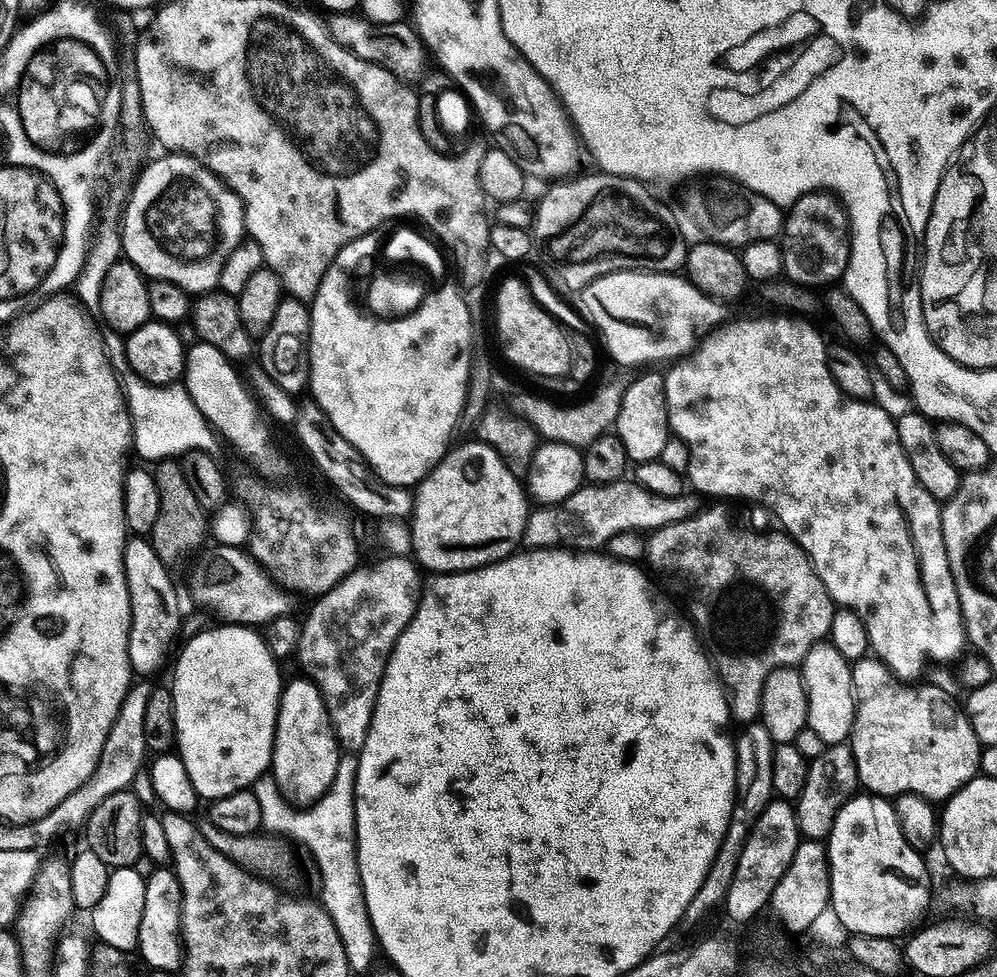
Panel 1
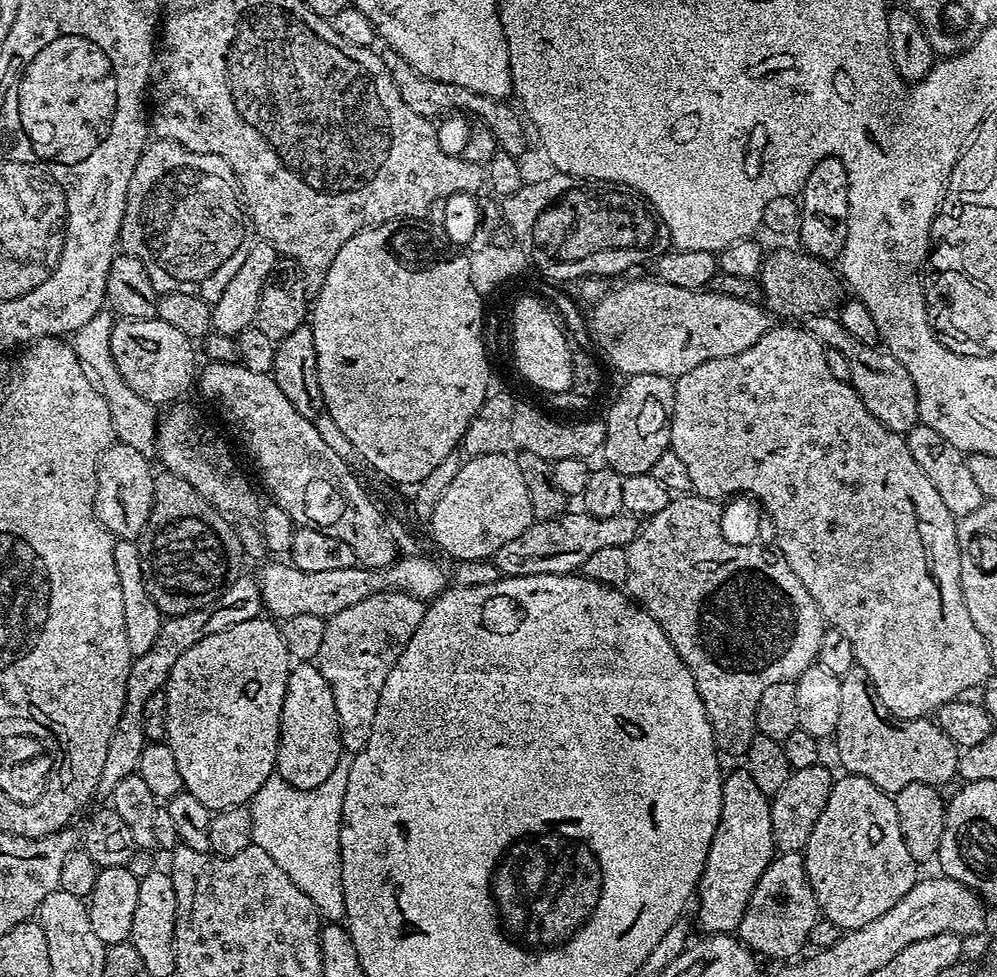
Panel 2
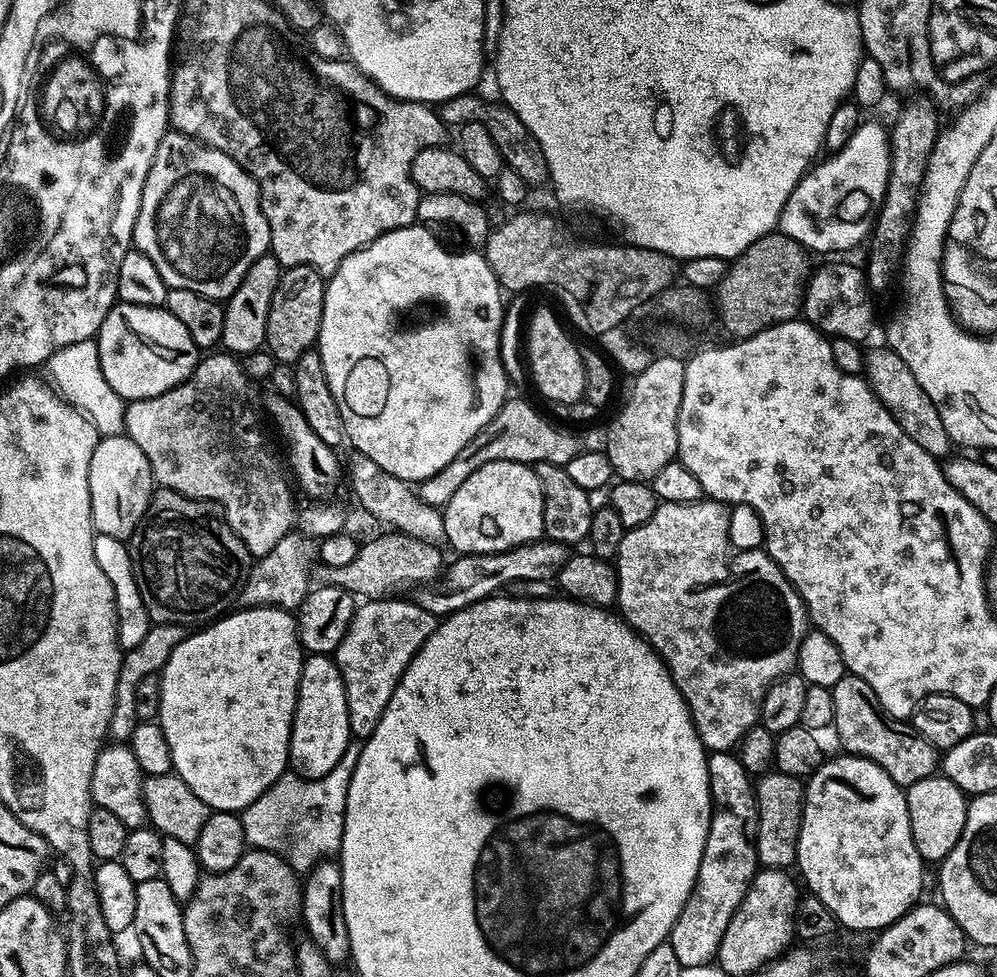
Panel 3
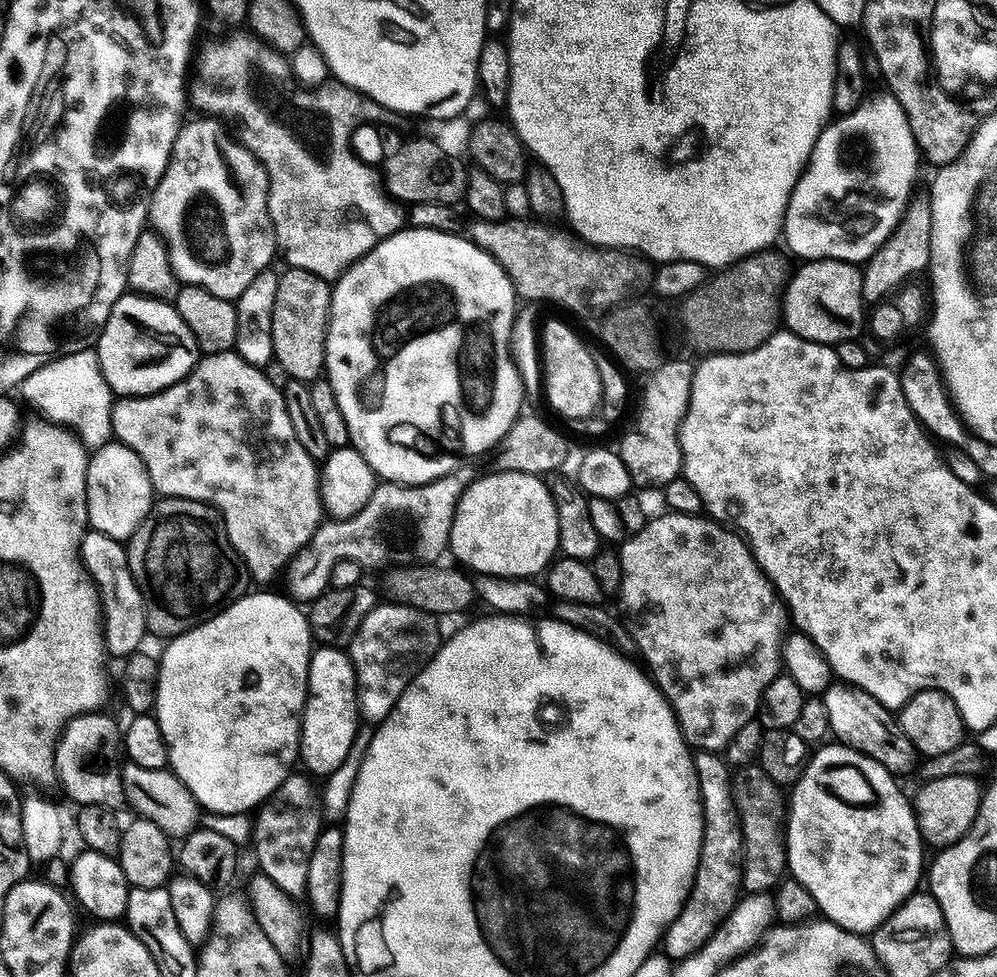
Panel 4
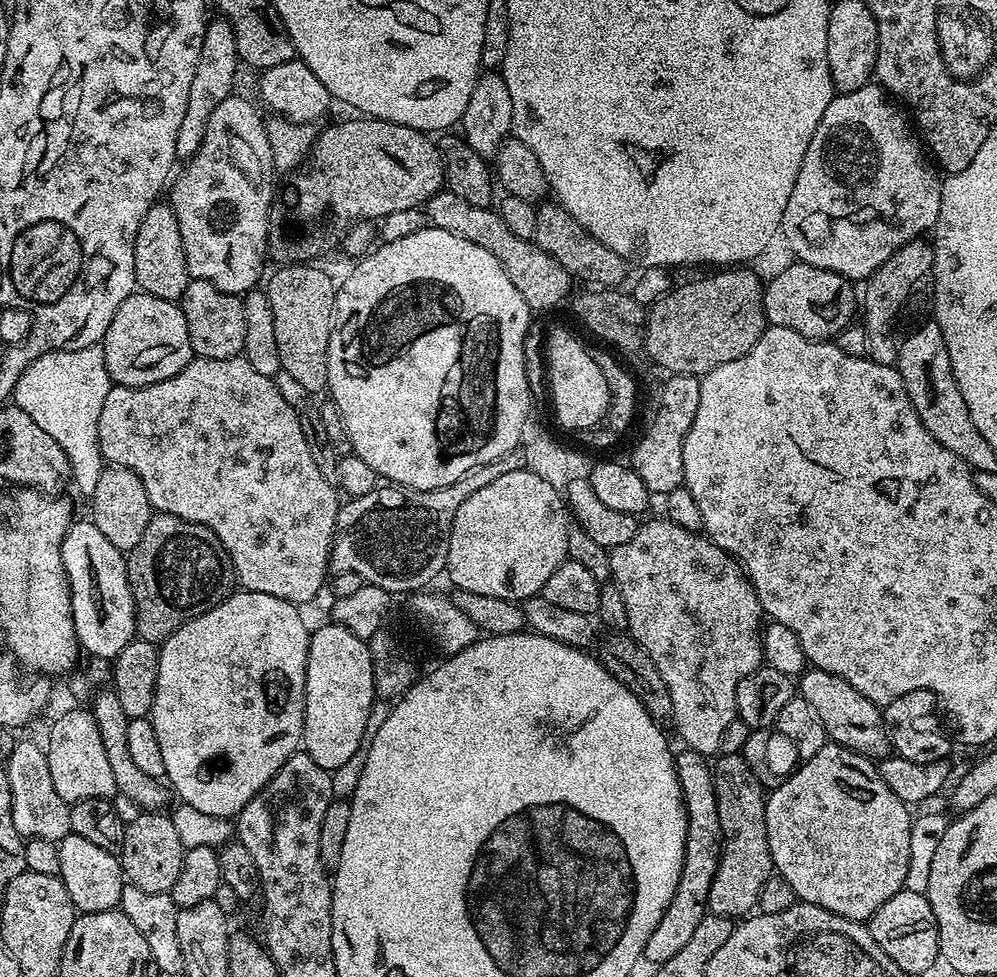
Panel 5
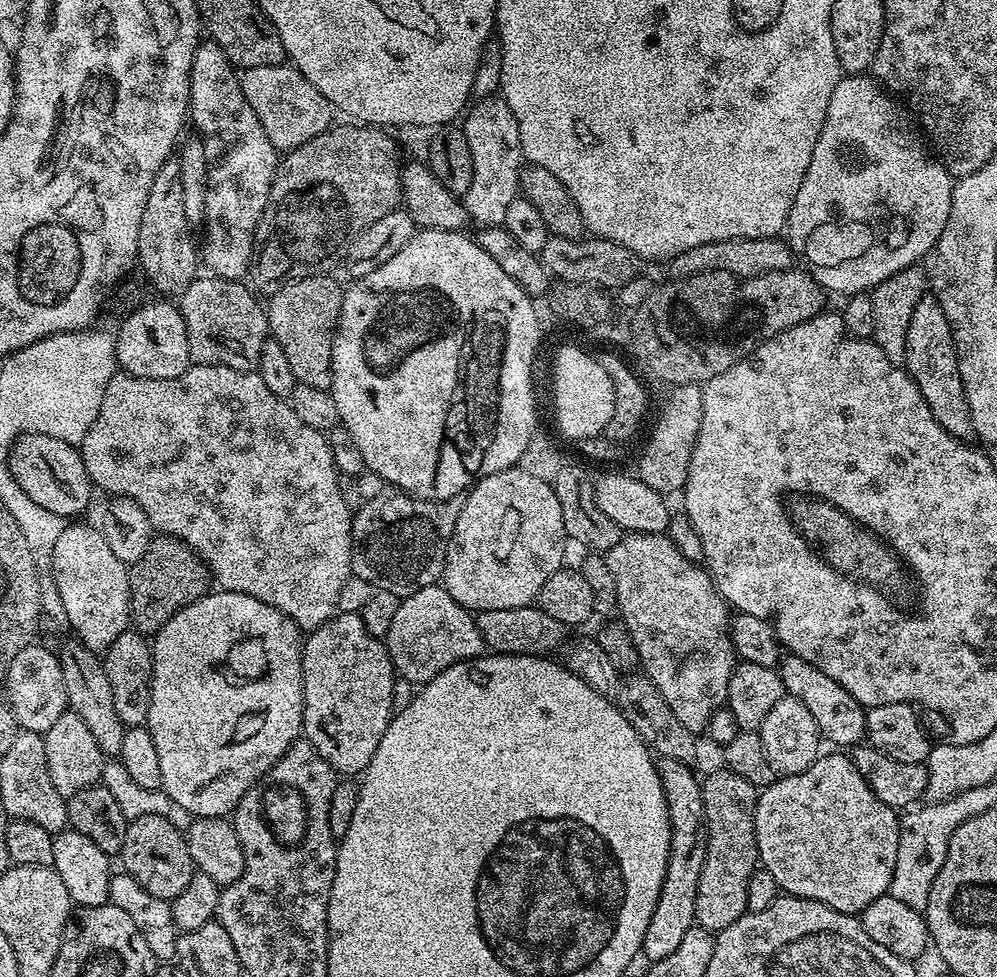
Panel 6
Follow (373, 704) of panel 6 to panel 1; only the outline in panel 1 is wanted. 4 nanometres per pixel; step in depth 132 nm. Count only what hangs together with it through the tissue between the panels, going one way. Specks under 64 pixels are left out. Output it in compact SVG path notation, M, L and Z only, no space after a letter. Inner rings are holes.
M299 679L289 684L287 681L280 694L270 775L289 804L311 806L326 795L334 782L342 749L336 741L336 731L332 729L322 694L311 680Z

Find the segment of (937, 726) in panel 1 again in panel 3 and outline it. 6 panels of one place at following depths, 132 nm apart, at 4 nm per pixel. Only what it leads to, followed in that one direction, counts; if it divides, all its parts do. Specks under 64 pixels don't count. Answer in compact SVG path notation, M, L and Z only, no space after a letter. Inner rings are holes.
M846 674L831 690L834 698L834 729L836 728L836 736L840 739L840 744L844 747L841 749L845 753L866 757L867 760L874 762L882 770L886 770L886 774L890 774L892 781L901 786L918 782L937 771L937 748L929 740L919 736L911 723L897 720L896 717L891 716L878 702L874 690L870 690L870 686L866 686L866 682L862 682L862 678Z

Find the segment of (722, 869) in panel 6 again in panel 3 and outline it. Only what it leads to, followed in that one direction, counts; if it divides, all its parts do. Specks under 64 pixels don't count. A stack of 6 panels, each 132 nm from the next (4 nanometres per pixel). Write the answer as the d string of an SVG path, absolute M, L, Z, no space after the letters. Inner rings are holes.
M771 771L757 779L756 809L758 826L756 827L756 858L765 868L788 870L796 863L796 847L804 809L805 781L798 776Z

